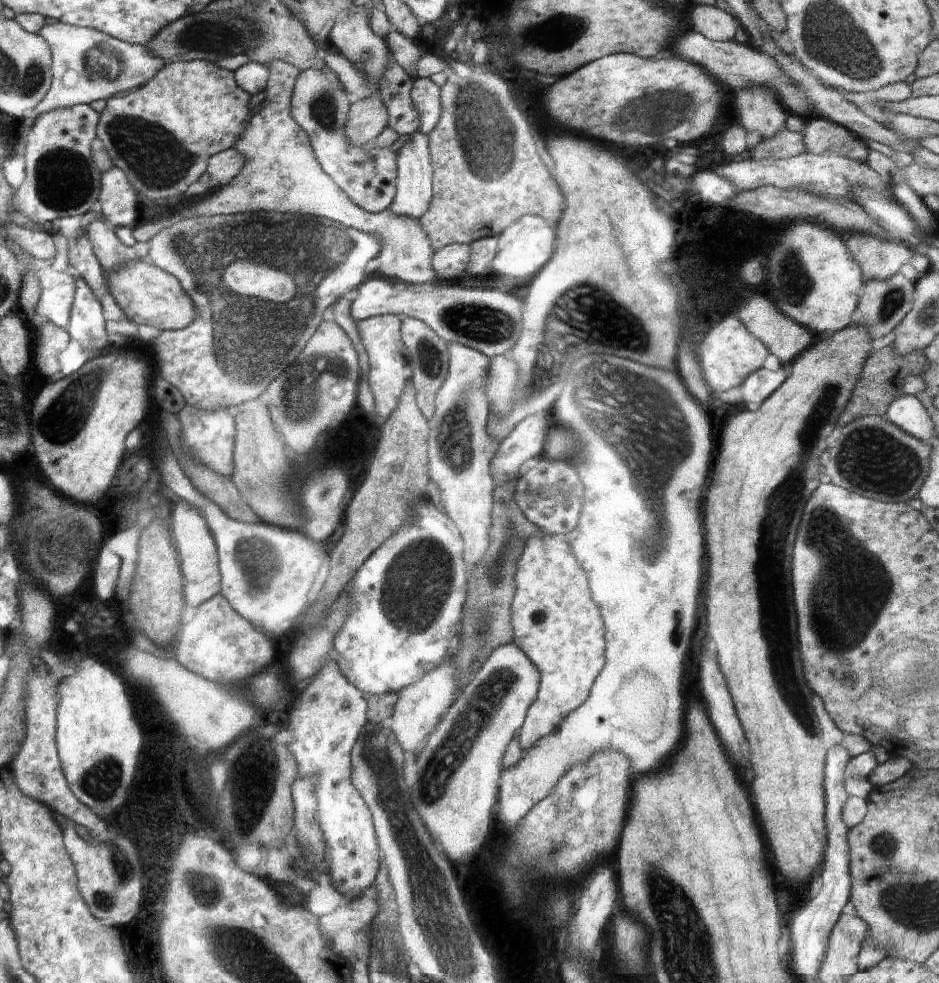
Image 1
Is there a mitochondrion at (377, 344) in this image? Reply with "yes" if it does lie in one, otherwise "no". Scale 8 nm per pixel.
no

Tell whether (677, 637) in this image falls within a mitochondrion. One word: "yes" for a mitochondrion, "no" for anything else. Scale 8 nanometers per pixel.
no

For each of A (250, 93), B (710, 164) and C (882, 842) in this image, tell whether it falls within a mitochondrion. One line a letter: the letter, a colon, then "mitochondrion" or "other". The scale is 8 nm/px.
A: other
B: other
C: mitochondrion

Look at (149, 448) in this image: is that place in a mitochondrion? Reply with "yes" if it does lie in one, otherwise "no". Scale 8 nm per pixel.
no

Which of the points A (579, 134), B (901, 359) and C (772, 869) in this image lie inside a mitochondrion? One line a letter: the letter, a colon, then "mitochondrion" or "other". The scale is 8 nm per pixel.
A: other
B: other
C: other

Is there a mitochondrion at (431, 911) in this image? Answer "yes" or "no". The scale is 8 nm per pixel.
yes

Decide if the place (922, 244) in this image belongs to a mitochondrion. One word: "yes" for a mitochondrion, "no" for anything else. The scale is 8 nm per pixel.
no

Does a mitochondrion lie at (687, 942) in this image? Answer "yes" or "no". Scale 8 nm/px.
yes

